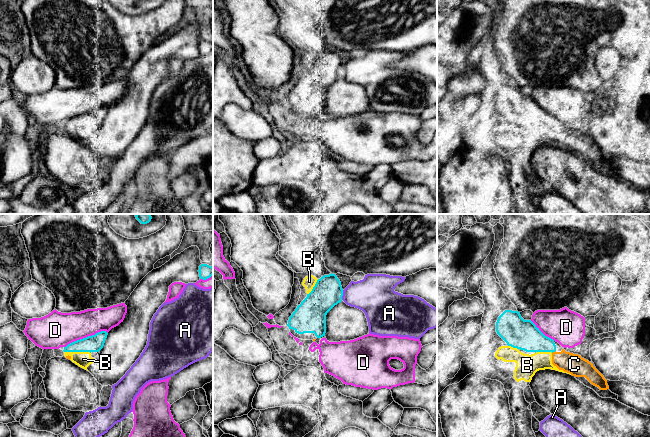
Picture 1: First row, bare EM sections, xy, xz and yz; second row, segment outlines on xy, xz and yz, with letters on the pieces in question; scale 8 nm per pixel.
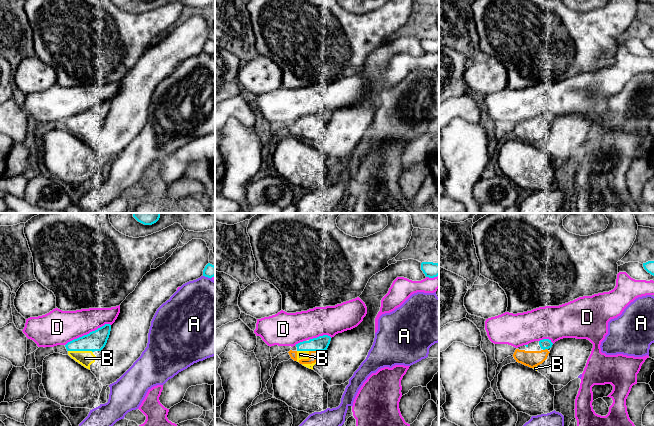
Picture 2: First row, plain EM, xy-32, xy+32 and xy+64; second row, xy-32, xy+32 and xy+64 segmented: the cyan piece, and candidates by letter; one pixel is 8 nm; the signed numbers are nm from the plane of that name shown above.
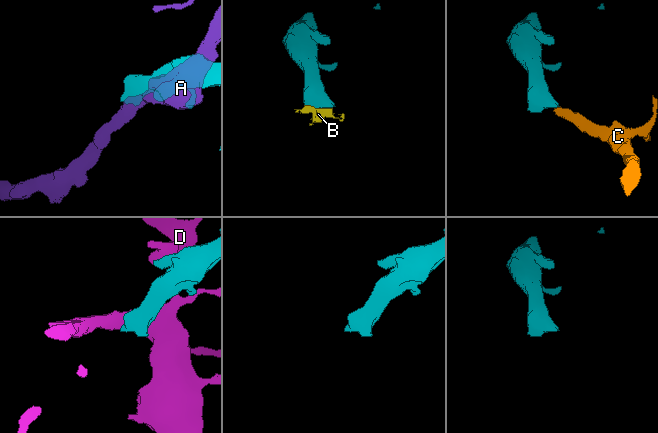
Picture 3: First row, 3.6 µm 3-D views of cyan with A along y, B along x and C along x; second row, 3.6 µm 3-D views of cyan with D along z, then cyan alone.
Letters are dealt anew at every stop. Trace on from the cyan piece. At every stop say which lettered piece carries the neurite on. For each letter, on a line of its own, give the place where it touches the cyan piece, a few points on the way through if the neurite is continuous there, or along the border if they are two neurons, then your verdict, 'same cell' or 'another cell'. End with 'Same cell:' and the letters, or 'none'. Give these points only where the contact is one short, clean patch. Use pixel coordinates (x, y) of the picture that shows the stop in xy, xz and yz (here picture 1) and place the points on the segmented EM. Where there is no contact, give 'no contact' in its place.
A: xz (342, 295) | another cell
B: xy (77, 351) | another cell
C: yz (553, 351) | same cell
D: xy (86, 337) | another cell
Same cell: C

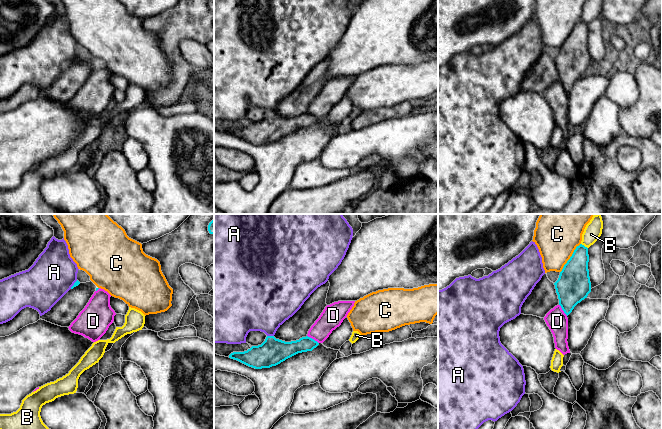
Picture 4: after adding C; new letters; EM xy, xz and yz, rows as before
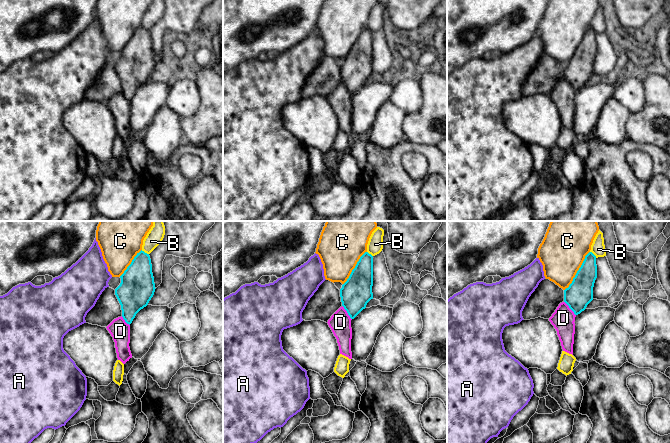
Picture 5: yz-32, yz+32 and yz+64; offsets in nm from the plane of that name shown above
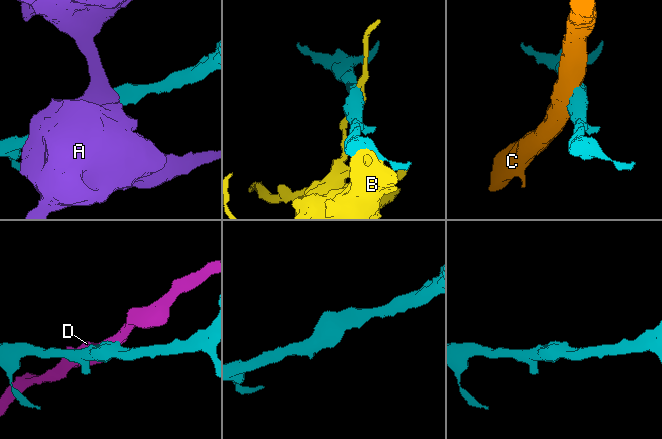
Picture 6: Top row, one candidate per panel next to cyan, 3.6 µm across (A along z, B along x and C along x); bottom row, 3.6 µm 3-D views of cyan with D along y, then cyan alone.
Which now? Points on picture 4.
A: xz (270, 336) | along xz (267, 335), (273, 336) | another cell
B: yz (583, 245) | another cell
C: yz (570, 258) | another cell
D: xz (313, 339) | across xz (284, 350), (306, 344), (313, 339), (333, 315) | same cell
Same cell: D

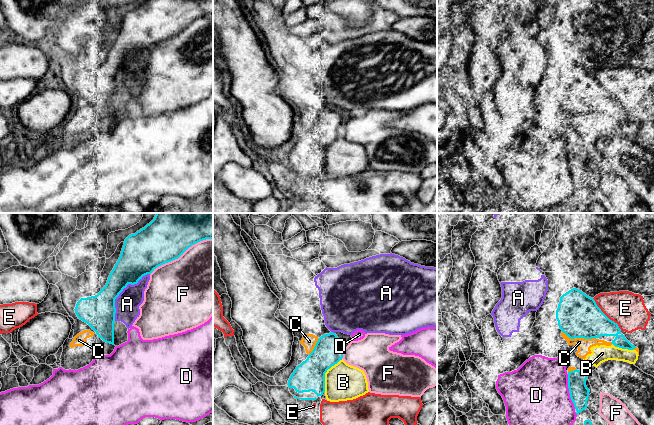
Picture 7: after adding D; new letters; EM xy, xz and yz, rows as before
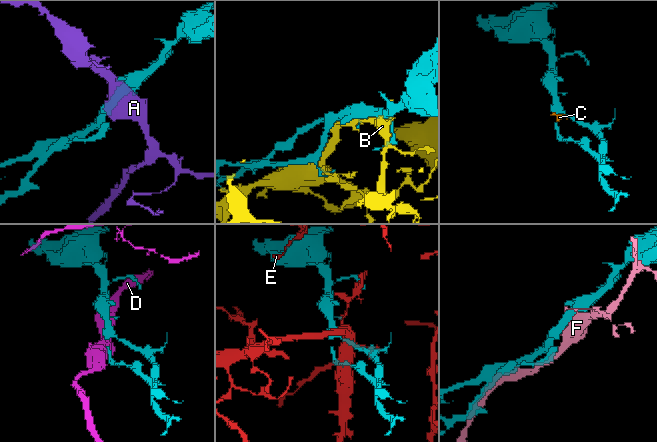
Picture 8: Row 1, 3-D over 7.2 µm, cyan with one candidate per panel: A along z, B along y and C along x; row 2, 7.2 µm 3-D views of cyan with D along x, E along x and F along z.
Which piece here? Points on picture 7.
A: xy (121, 291) | another cell
B: xz (325, 372) | another cell
C: yz (586, 338) | another cell
D: yz (569, 391) | another cell
E: yz (605, 315) | another cell
F: xy (181, 254) | another cell
Same cell: none

